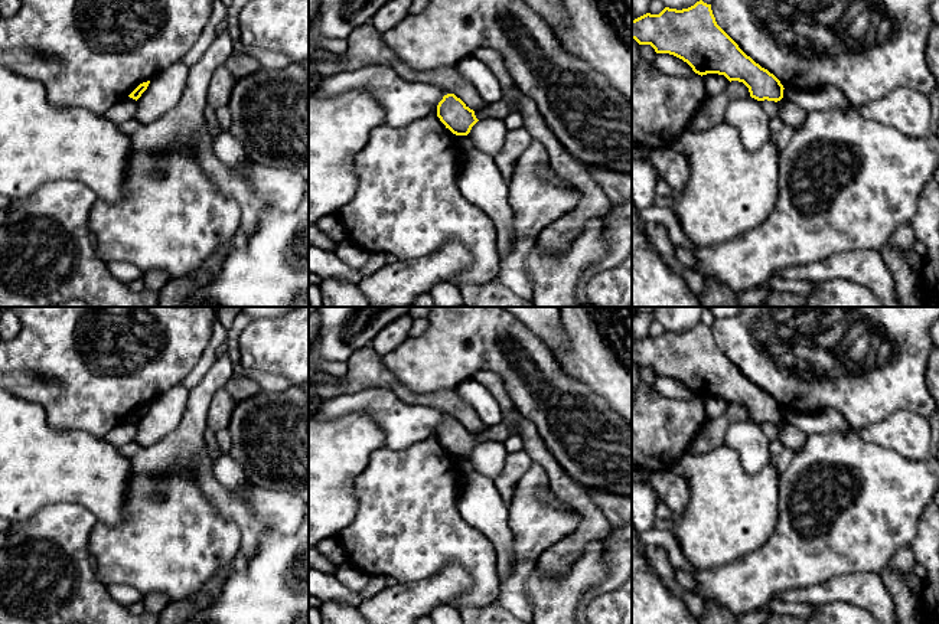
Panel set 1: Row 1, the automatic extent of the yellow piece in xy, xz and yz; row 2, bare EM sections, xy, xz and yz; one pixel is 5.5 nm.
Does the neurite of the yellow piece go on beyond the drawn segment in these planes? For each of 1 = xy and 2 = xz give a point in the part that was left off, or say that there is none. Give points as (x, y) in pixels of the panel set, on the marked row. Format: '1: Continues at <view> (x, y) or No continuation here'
1: No continuation here
2: No continuation here

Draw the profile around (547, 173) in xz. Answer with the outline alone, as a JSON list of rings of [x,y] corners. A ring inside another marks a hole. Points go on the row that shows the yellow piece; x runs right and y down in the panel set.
[[[544,166],[539,169],[539,174],[544,180],[550,182],[550,183],[555,183],[561,187],[567,187],[567,186],[573,186],[571,183],[568,183],[564,177],[560,177],[555,174],[555,171],[552,170],[552,167]]]

